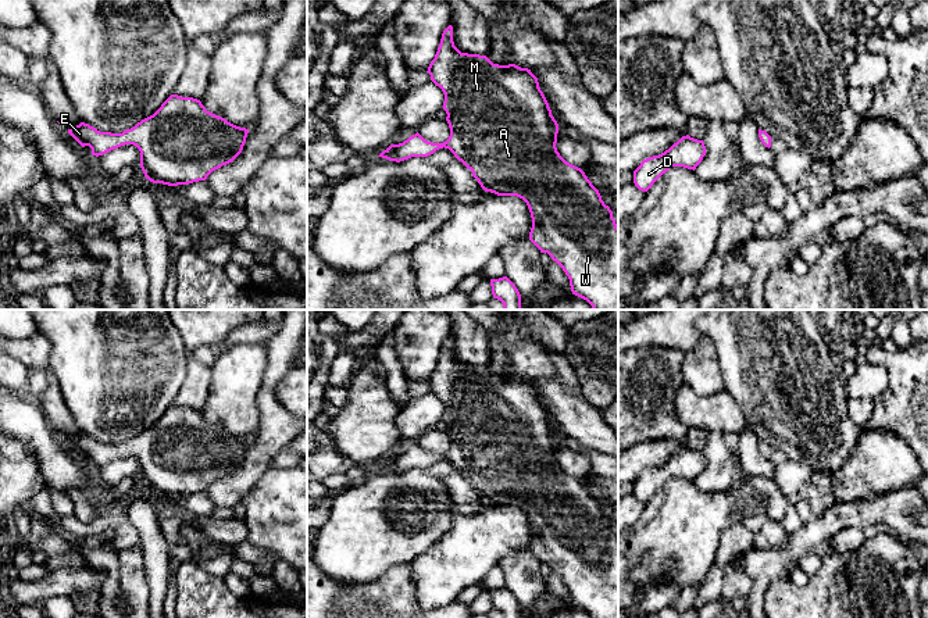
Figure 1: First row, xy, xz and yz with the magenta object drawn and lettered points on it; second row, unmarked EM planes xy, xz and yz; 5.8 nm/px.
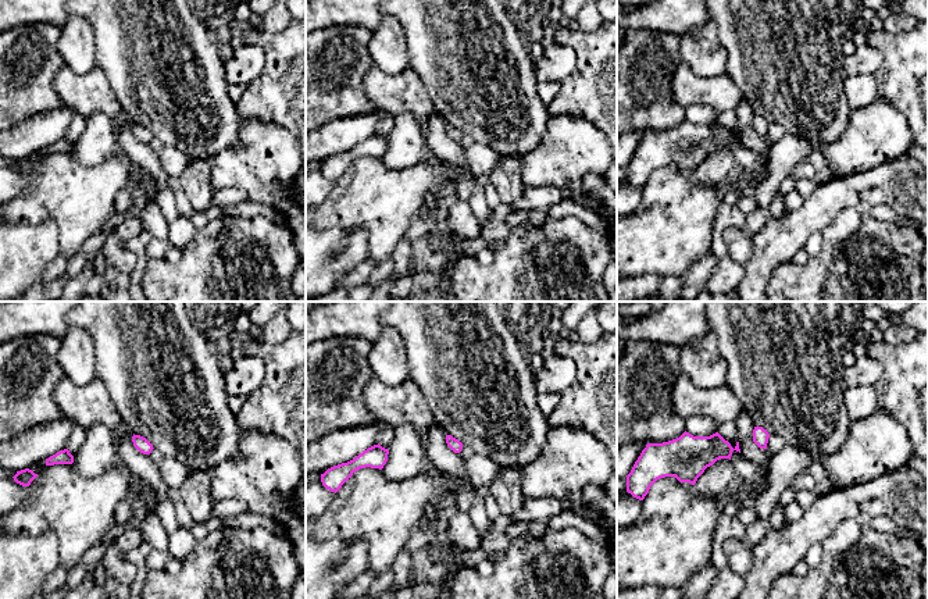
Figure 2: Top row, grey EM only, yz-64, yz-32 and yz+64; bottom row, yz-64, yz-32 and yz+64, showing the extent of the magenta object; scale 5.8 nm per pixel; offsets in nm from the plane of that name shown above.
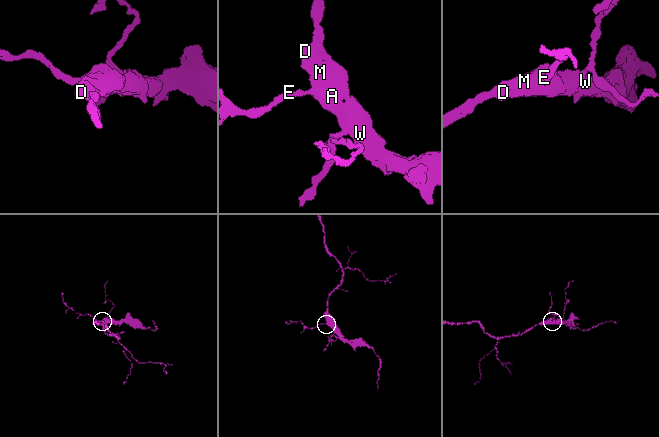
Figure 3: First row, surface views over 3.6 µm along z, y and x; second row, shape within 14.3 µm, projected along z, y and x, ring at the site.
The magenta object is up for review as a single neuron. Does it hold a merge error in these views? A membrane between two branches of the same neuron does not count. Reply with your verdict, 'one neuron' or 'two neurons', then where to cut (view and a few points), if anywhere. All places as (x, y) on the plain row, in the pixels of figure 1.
one neuron; cut none

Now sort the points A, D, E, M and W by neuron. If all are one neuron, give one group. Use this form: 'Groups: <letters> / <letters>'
Groups: A D E M W

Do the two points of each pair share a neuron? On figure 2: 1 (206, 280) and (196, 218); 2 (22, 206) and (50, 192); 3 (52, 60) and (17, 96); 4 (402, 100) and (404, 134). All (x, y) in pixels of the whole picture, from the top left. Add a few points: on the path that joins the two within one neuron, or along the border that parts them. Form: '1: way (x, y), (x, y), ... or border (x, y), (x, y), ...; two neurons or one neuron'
1: border (228, 214), (220, 214), (195, 230); two neurons
2: way (29, 206), (43, 199); one neuron
3: way (43, 68), (24, 88); one neuron
4: border (416, 116), (399, 113), (395, 117); two neurons

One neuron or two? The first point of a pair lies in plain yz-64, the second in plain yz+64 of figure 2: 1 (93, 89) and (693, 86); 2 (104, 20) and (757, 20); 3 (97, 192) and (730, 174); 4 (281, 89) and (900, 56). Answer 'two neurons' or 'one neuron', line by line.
1: one neuron
2: one neuron
3: two neurons
4: one neuron

